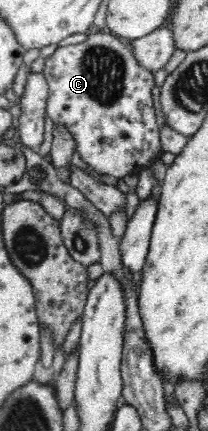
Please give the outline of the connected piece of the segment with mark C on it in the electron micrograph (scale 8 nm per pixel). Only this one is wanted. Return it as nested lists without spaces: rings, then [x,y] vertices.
[[[93,33],[88,35],[81,43],[71,44],[68,46],[59,45],[47,59],[45,59],[45,67],[42,70],[42,74],[48,83],[49,97],[47,99],[47,113],[55,124],[63,124],[69,128],[71,134],[75,138],[77,144],[77,161],[81,164],[91,166],[93,170],[99,172],[99,174],[110,175],[115,178],[123,178],[133,171],[141,171],[144,168],[150,168],[155,161],[161,159],[164,149],[160,140],[159,125],[155,120],[155,109],[153,108],[153,87],[155,87],[155,79],[153,79],[153,70],[149,70],[147,66],[143,66],[135,54],[131,51],[130,43],[123,43],[121,37],[111,33]]]

